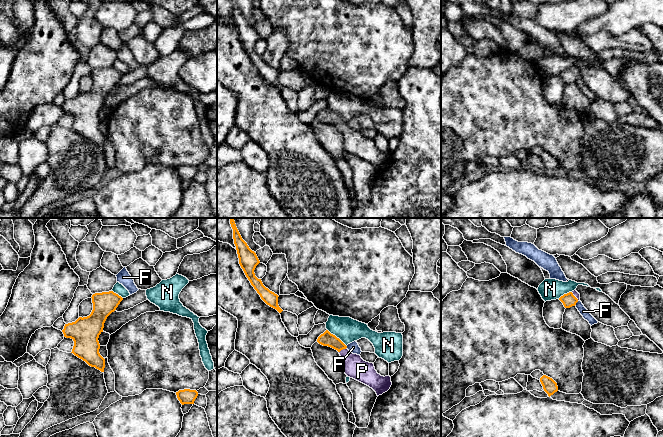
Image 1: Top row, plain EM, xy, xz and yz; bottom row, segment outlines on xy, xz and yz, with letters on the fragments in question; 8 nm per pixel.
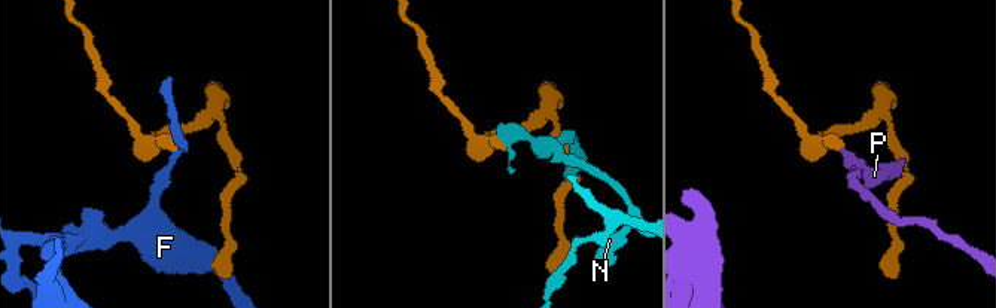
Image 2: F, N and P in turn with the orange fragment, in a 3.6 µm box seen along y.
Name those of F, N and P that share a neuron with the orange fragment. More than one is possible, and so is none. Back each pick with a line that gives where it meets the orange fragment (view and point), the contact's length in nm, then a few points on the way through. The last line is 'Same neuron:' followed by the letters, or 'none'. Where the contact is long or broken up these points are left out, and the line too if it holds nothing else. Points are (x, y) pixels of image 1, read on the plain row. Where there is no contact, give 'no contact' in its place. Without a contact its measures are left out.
P: meets orange in xz at (342, 125); contact 80 nm long; runs through xz (326, 115), (336, 119), (342, 125), (355, 143)
Same neuron: P

